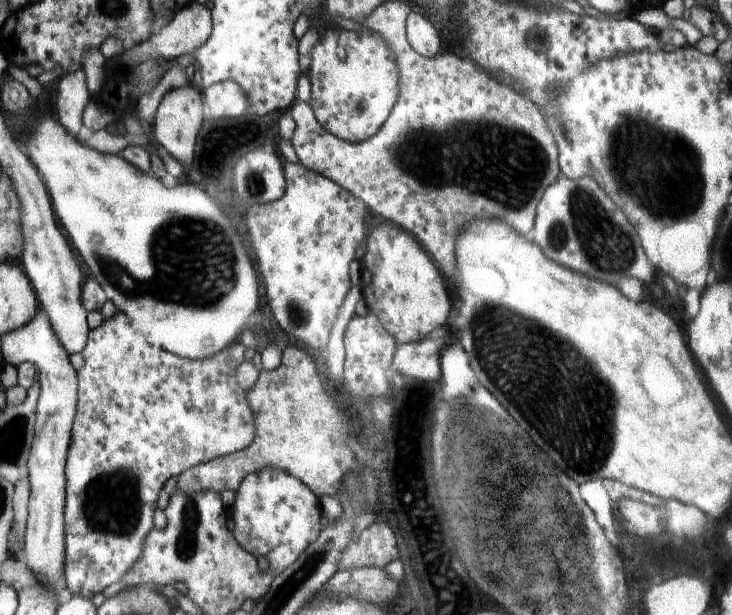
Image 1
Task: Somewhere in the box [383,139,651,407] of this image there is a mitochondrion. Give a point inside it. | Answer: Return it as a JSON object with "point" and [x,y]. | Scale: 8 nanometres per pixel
{"point":[604,241]}

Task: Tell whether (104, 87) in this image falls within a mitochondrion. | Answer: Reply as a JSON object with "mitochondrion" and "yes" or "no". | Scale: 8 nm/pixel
{"mitochondrion":"no"}

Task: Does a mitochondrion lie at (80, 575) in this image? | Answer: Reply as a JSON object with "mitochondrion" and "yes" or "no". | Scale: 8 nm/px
{"mitochondrion":"no"}

